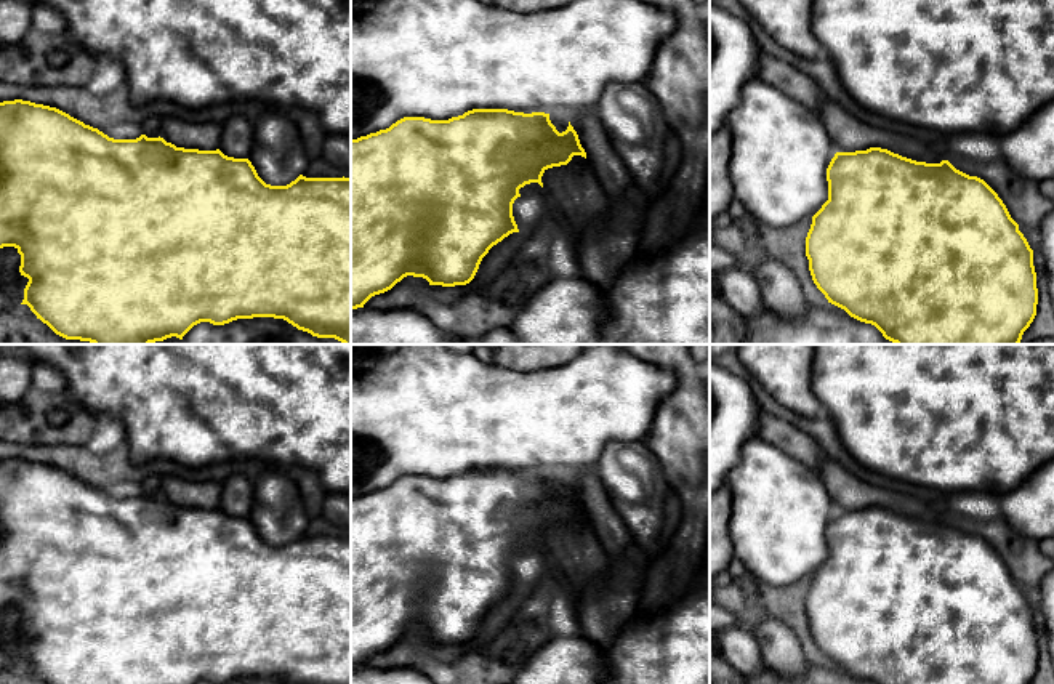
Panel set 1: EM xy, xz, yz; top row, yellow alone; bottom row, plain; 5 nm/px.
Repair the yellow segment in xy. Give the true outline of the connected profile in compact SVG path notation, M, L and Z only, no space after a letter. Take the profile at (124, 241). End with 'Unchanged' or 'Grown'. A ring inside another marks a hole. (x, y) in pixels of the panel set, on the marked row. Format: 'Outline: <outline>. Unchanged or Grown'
Outline: M30 101L0 103L0 248L14 247L21 255L21 276L29 282L24 300L30 311L56 335L93 344L151 344L183 336L197 324L224 325L237 319L284 319L317 338L351 344L351 178L306 178L287 186L266 184L248 159L216 151L176 147L163 138L114 139L69 114Z. Unchanged

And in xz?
Outline: M473 109L449 120L404 117L386 130L351 139L351 309L364 308L375 295L391 290L407 276L423 277L429 285L455 287L469 284L489 250L513 232L519 232L513 216L513 203L521 197L519 189L530 183L543 187L541 176L548 168L567 165L573 155L586 159L578 135L569 122L559 133L545 112L514 112L508 109Z. Unchanged

